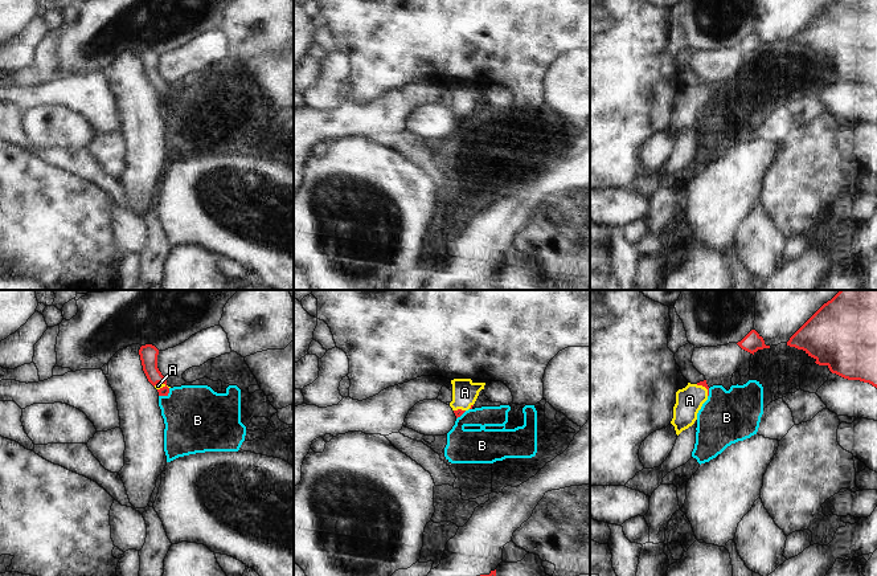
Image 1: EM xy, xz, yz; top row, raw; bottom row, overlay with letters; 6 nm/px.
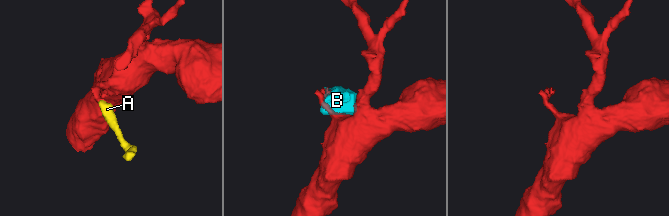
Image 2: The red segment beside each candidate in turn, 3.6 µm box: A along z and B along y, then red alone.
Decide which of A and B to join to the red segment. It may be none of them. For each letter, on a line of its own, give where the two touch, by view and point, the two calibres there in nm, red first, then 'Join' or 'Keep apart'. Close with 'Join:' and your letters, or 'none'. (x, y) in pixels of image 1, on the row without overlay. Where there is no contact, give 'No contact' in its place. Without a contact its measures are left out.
A: Touches red at xy (162, 85). Thickness 110 nm (red) against 40 nm. Join
B: Touches red at xy (166, 98). Thickness 100 nm (red) against 400 nm. Keep apart
Join: A

